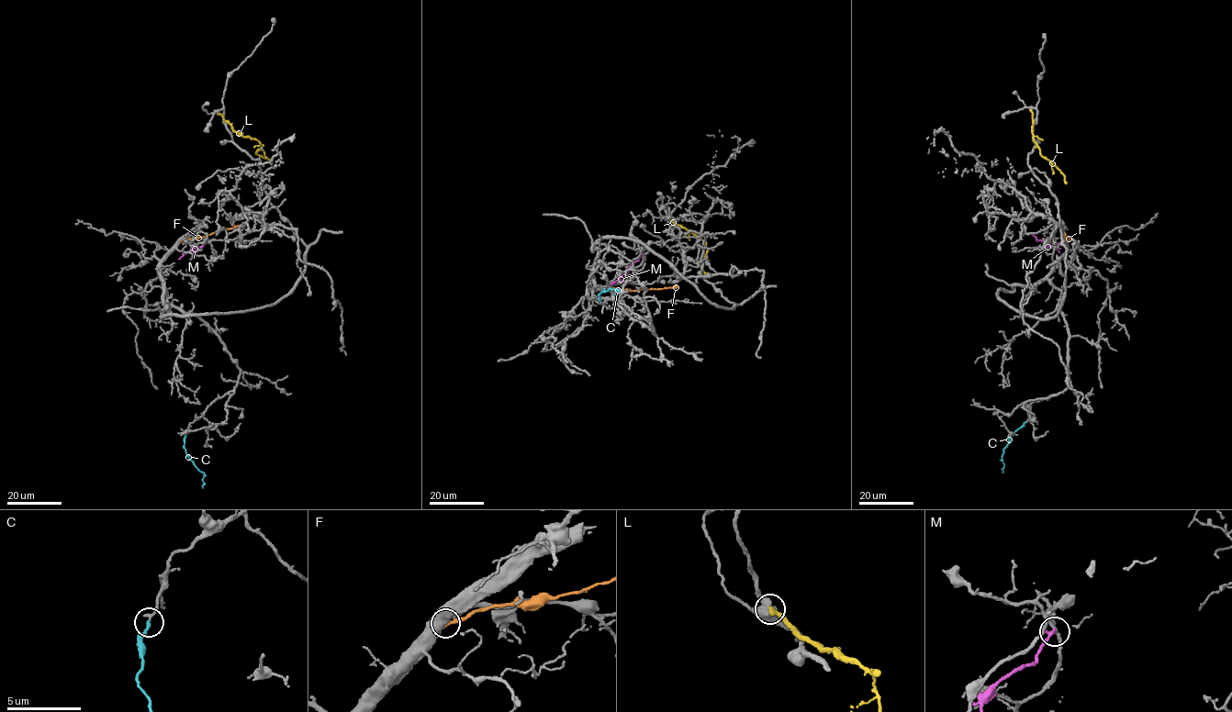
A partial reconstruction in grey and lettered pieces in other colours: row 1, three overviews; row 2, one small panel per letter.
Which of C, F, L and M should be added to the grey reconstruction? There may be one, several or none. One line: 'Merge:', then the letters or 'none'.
Merge: C

